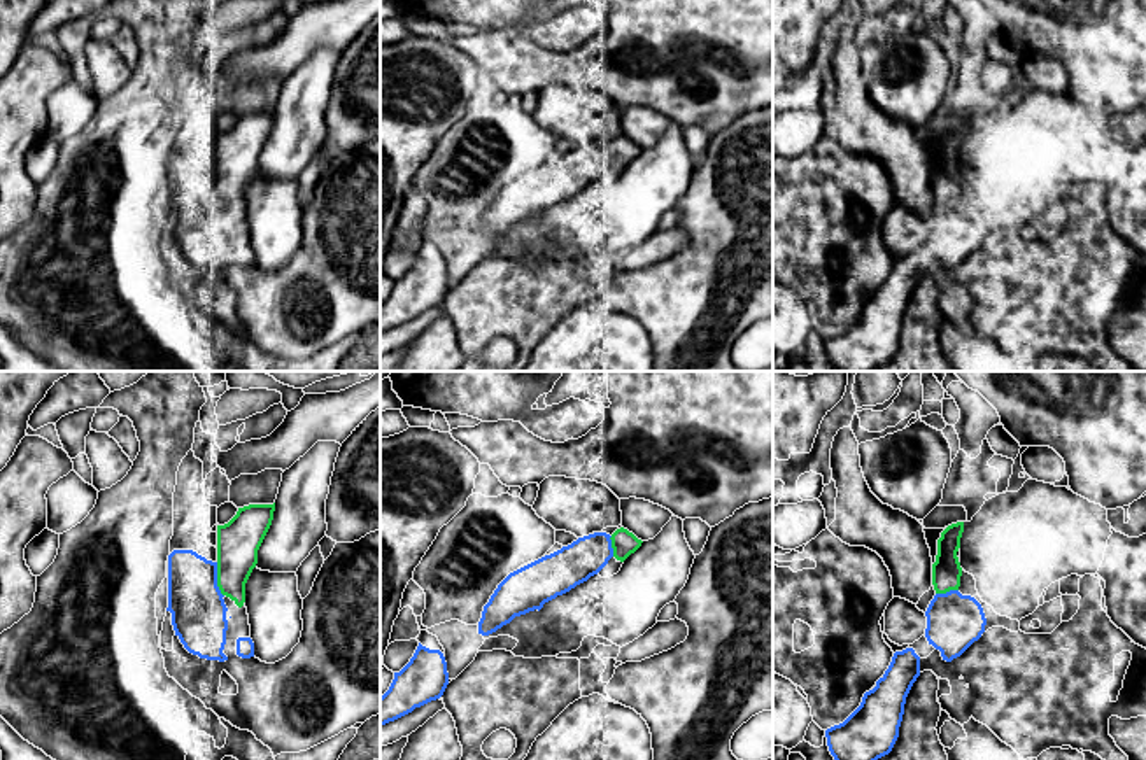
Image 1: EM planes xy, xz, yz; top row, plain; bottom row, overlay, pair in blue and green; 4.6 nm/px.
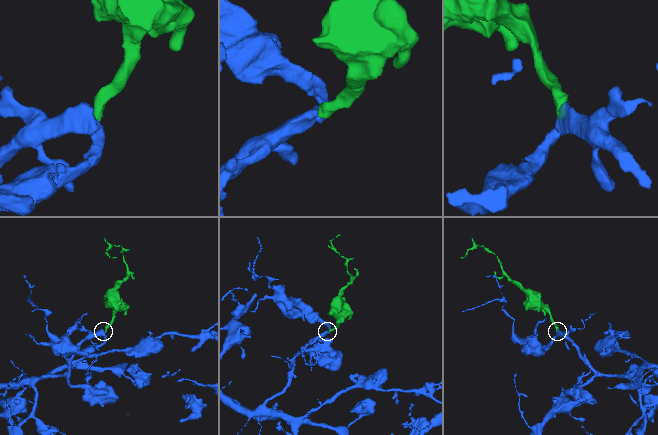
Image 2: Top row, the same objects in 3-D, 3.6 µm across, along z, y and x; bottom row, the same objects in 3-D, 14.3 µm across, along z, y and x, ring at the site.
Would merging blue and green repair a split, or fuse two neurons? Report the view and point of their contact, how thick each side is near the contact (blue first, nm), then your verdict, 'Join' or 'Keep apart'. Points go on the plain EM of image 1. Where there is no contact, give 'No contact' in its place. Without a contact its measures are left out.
Touches blue at xy (216, 188). Thickness 260 nm (blue) against 200 nm. Join

